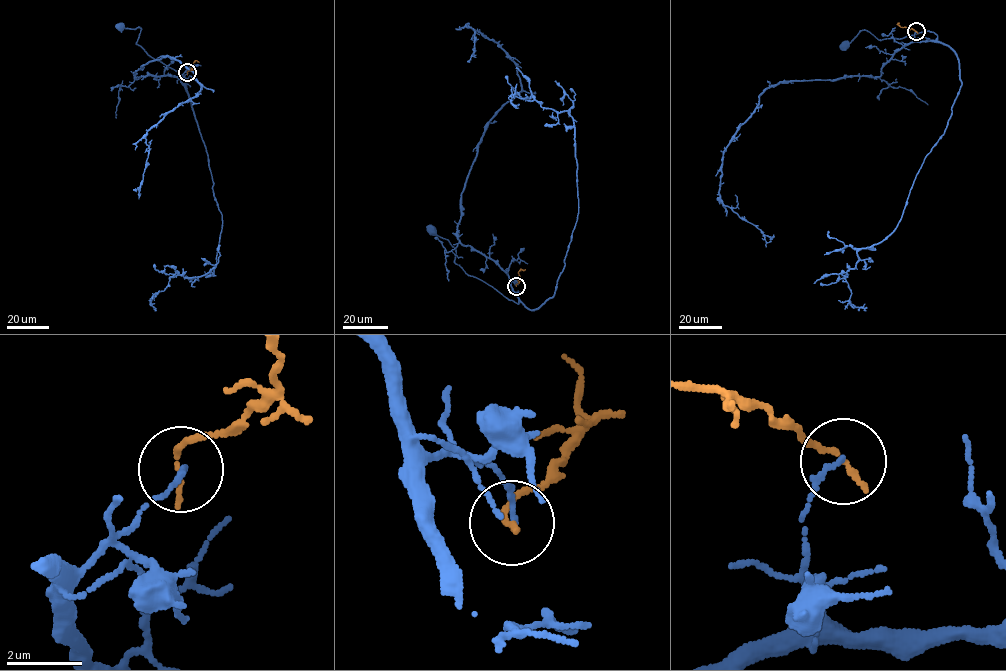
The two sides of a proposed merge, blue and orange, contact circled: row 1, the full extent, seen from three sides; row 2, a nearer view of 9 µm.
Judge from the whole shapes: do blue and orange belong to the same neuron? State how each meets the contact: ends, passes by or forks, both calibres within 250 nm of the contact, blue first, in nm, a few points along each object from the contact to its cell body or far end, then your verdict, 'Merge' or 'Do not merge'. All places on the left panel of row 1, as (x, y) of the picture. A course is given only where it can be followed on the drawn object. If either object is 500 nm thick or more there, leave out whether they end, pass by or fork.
At the ring blue ends. At the ring orange ends. Thickness 120 nm (blue) against 160 nm. Course of blue: (187, 72), (181, 80), (185, 88), (186, 82), (178, 73), (149, 56), (137, 44), (141, 28), (121, 26). Course of orange: (187, 72), (193, 62), (199, 62). Do not merge

